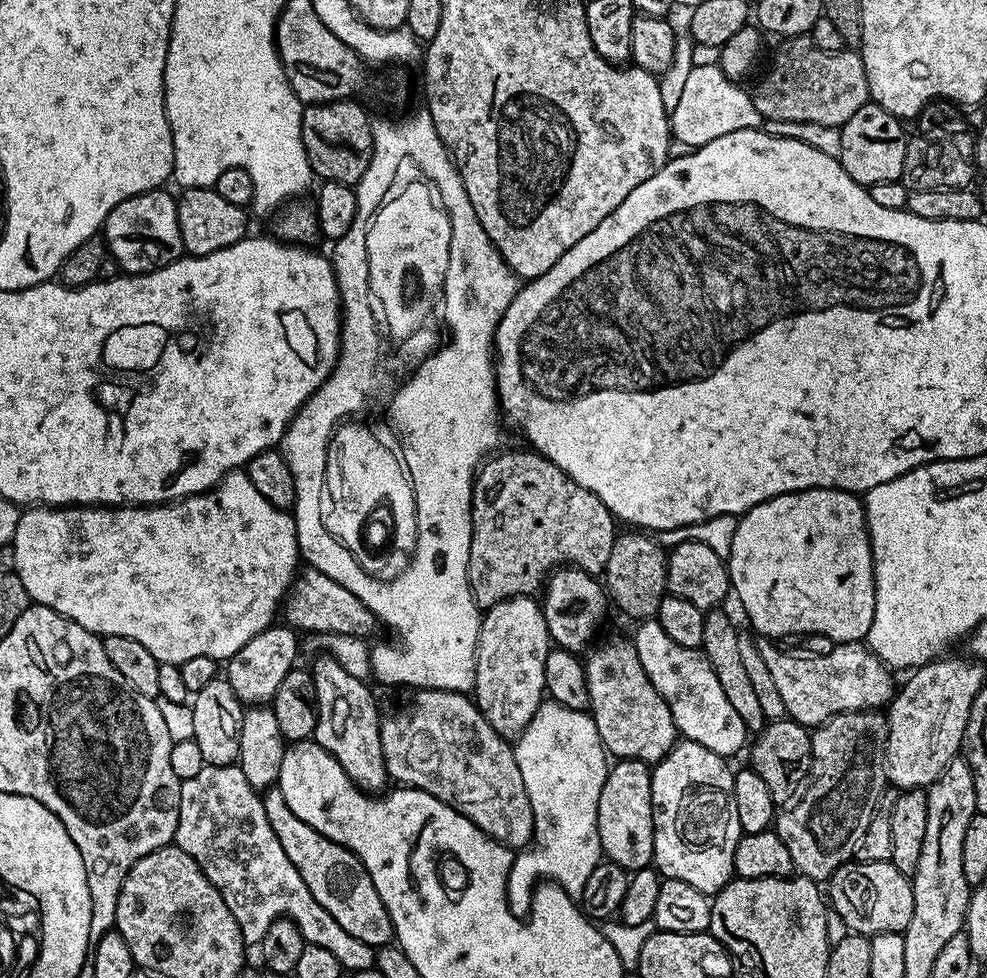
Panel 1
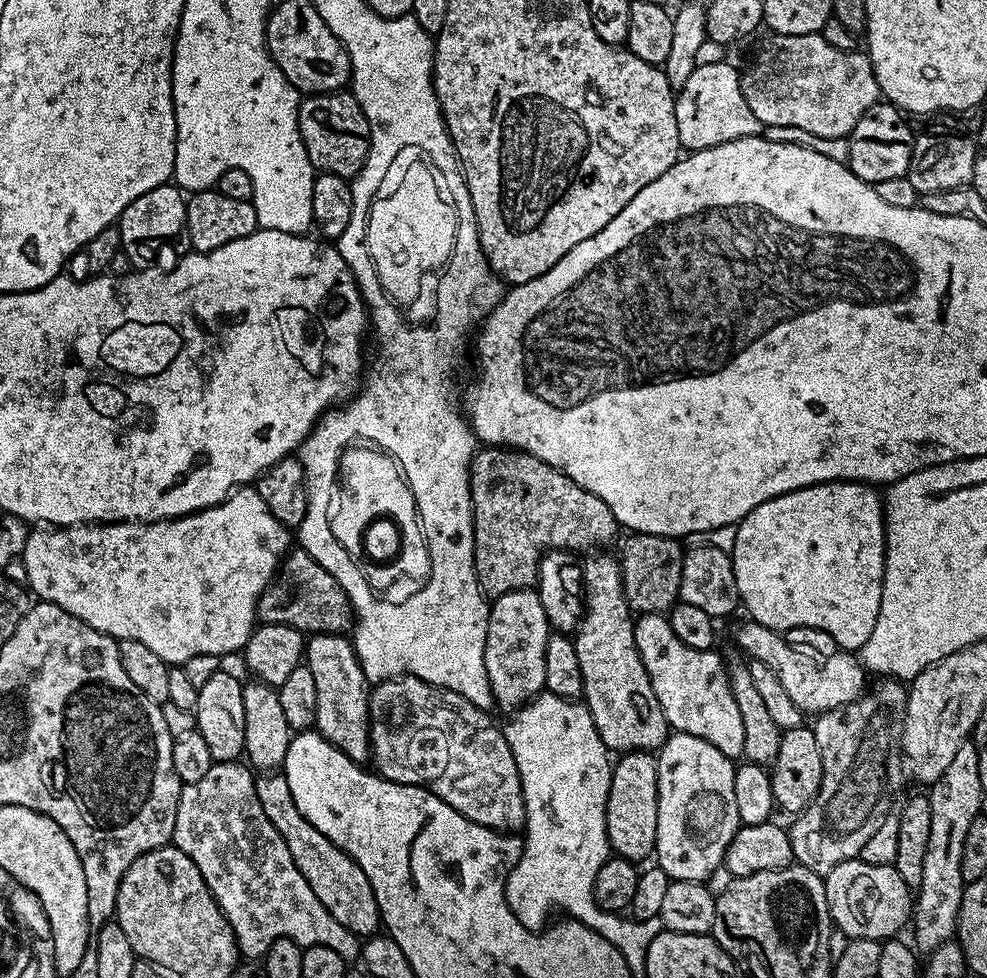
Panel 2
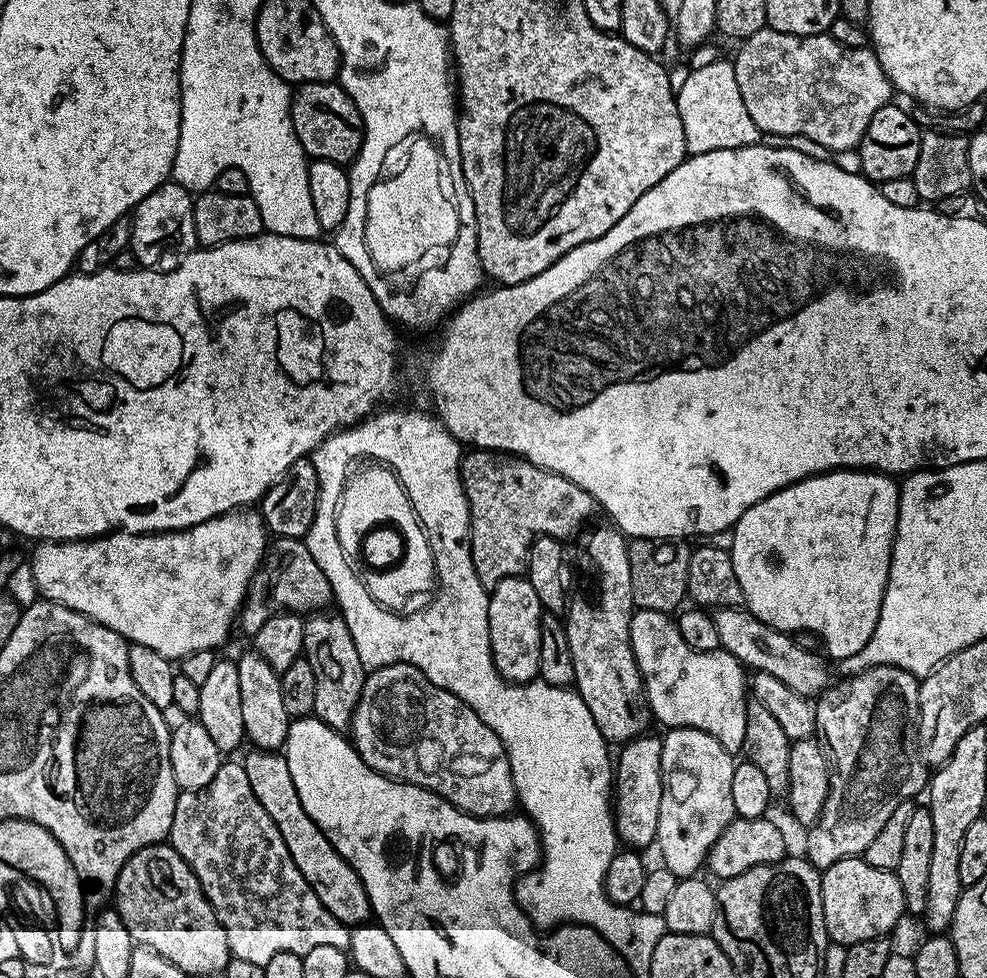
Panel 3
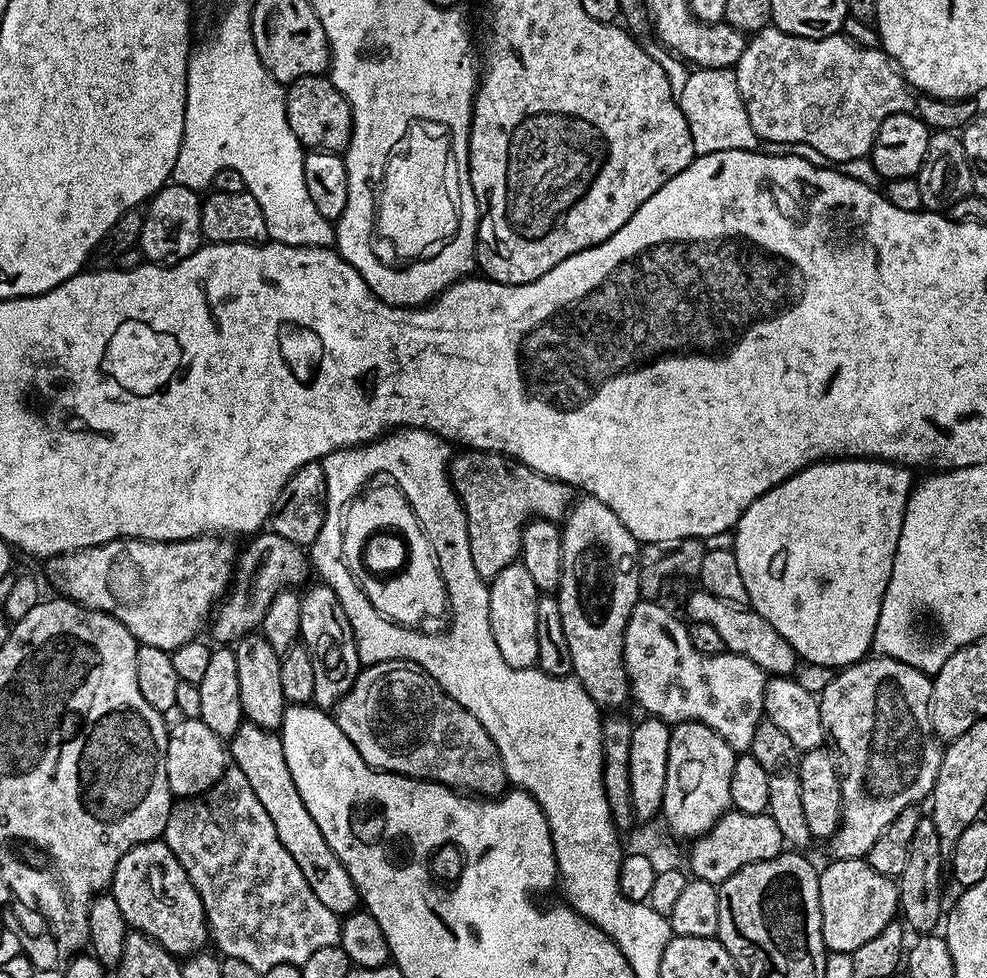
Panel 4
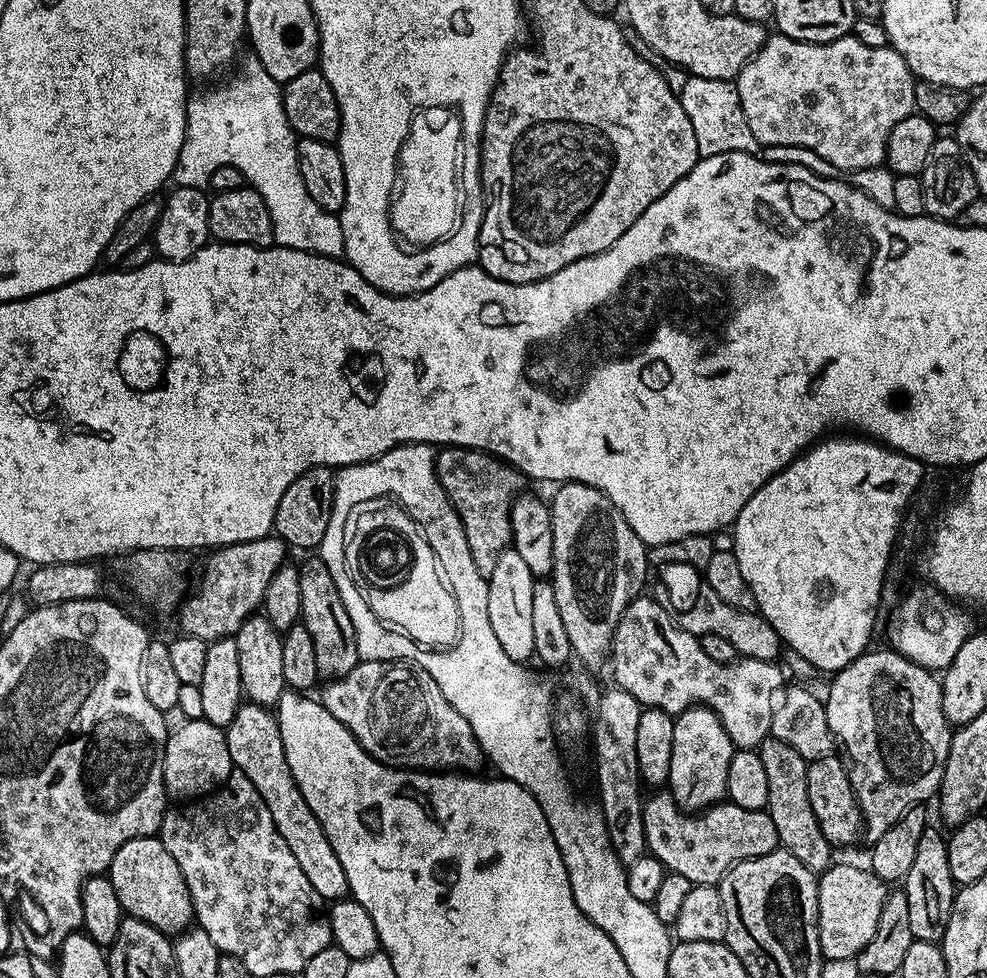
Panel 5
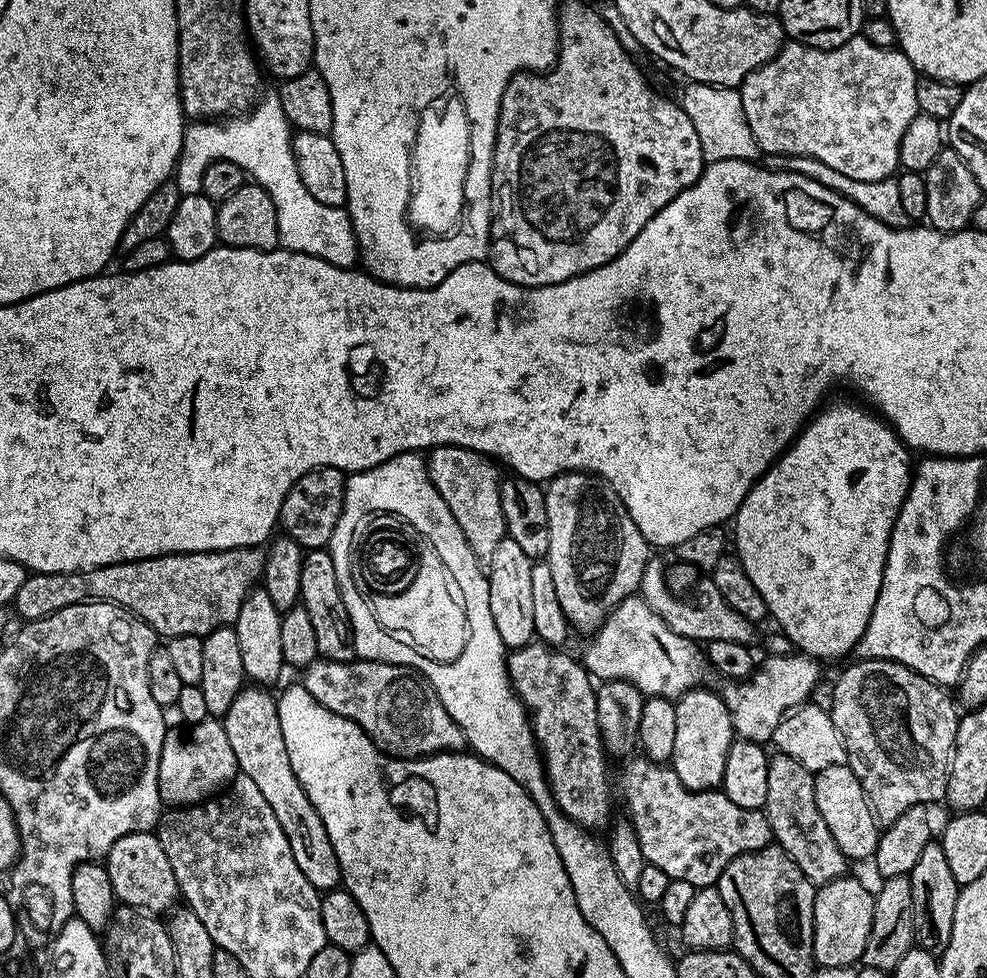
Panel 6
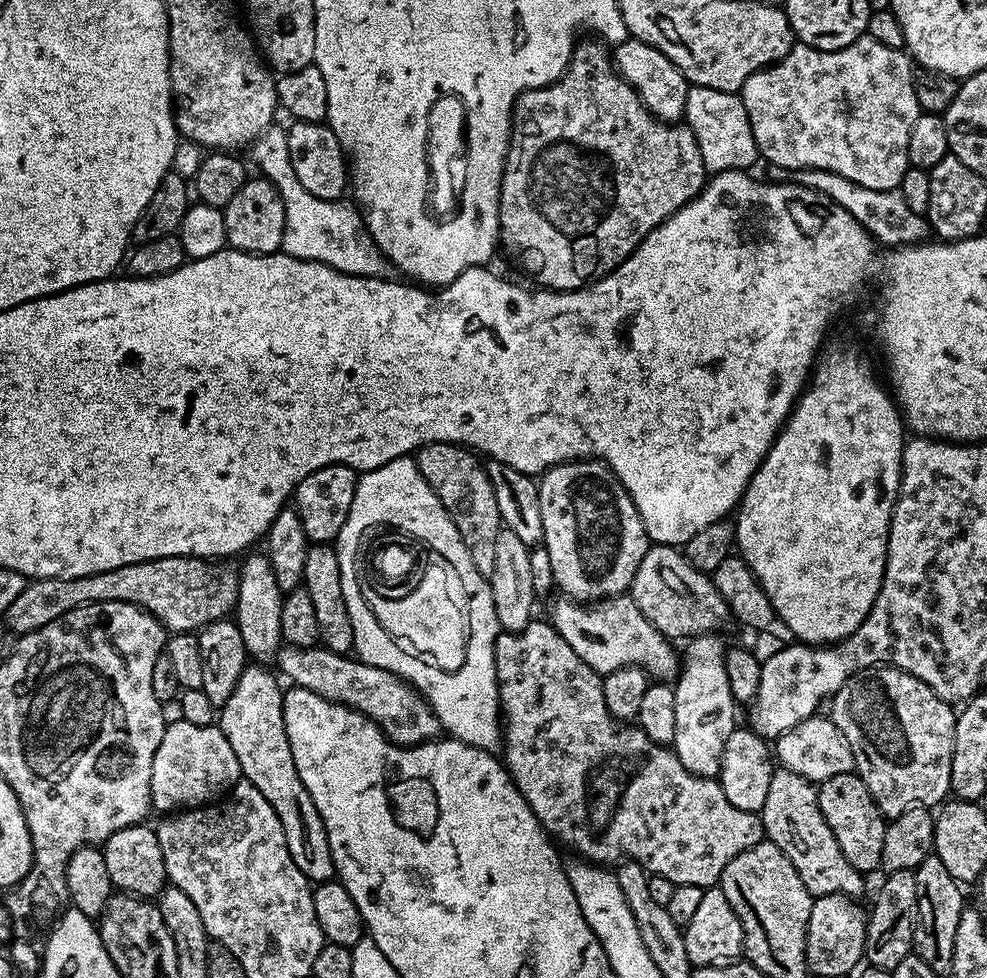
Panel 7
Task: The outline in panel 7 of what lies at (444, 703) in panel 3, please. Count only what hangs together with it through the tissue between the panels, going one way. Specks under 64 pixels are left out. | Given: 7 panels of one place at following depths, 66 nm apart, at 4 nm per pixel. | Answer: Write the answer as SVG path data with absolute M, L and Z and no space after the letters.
M323 646L314 648L281 647L276 654L274 664L275 667L280 667L281 673L279 672L279 675L285 681L287 681L286 679L292 680L288 682L291 682L295 687L305 688L330 702L344 704L356 712L361 712L363 716L374 721L380 727L380 731L394 744L403 744L405 746L422 744L425 740L435 740L441 735L440 720L432 712L428 701L412 685L404 680L399 680L394 674L390 674L390 670L382 670L378 666L363 664L358 658L353 658L348 654L332 652L329 648Z

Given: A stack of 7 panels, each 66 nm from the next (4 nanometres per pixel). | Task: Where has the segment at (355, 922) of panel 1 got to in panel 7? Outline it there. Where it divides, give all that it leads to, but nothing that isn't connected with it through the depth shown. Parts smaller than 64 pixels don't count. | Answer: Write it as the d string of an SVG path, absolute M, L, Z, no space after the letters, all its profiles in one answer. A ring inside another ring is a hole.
M246 666L234 694L218 712L218 727L224 731L234 754L238 754L238 766L243 779L248 780L274 806L274 814L282 822L286 834L286 846L294 866L302 870L309 882L323 882L336 876L334 858L330 854L330 842L326 830L290 754L290 742L284 729L284 692L281 681L271 676L264 666ZM256 667L256 668L252 668ZM276 680L277 681L276 681ZM280 683L280 684L279 684Z

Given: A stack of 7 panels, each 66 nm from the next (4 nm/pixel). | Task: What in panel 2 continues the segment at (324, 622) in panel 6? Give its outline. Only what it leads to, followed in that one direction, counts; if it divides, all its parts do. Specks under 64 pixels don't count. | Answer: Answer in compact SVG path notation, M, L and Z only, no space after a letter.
M317 632L306 640L306 663L314 674L318 693L318 714L315 731L325 736L342 754L352 760L369 759L372 742L368 739L368 697L370 685L364 676L360 659L356 657L353 641L347 635L334 632Z

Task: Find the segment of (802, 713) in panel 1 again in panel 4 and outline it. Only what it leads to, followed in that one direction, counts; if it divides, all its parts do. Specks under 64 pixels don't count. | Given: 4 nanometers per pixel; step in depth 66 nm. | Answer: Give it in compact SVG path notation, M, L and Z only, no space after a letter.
M696 590L696 593L688 600L688 616L691 622L708 622L714 626L715 632L722 637L725 649L742 658L750 658L754 666L758 666L768 676L792 676L795 673L798 657L796 651L751 607L736 608L730 602L722 602L722 598L714 598L714 594L703 590Z

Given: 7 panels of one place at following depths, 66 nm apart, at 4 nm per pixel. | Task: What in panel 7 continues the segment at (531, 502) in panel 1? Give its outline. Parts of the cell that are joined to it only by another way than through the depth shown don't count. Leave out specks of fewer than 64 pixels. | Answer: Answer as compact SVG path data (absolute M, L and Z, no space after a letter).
M427 444L415 453L414 459L418 470L422 470L422 478L430 482L454 526L458 526L458 534L462 534L462 542L466 542L474 566L478 566L482 573L491 574L494 570L494 542L498 542L502 525L498 501L494 499L494 486L490 486L488 470L481 457L459 444Z

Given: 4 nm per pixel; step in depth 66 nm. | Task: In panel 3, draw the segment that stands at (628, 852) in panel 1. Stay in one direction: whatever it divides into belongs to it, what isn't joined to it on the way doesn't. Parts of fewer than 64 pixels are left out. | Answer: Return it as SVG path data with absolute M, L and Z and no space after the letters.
M645 734L627 741L619 749L620 757L614 760L614 815L616 835L621 845L632 850L644 850L647 844L656 844L658 834L658 813L662 811L662 744L659 735Z

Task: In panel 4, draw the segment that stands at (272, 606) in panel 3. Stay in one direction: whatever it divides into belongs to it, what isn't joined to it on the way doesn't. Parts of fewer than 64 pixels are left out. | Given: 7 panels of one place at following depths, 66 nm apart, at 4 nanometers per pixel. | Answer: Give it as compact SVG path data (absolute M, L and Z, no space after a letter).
M271 530L253 535L248 542L245 548L239 549L232 583L210 621L211 639L220 646L235 645L242 637L253 635L259 629L262 618L266 618L266 610L270 610L277 594L299 589L299 584L309 583L310 556L301 545Z

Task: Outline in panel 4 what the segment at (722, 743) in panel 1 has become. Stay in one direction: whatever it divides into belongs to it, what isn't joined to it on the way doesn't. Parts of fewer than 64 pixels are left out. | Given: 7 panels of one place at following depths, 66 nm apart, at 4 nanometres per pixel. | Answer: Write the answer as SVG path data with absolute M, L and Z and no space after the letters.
M641 599L630 614L630 622L624 635L624 665L628 671L631 695L645 709L647 715L657 716L669 726L698 722L710 726L737 754L749 751L754 742L754 730L758 730L764 714L764 691L768 676L750 658L742 658L727 650L711 656L698 654L690 642L688 624L679 620L668 608L663 608L656 600Z

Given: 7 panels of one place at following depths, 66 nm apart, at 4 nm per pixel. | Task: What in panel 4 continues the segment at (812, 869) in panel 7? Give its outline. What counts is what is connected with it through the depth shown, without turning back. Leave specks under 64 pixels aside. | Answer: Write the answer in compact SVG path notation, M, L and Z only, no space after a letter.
M766 718L761 720L758 730L754 730L754 742L750 754L758 758L762 770L766 770L766 779L770 785L768 812L778 822L778 830L782 830L785 845L796 850L804 850L808 843L813 843L810 826L806 826L806 814L802 814L802 782L798 782L798 770L802 753L796 749L794 742L774 722Z

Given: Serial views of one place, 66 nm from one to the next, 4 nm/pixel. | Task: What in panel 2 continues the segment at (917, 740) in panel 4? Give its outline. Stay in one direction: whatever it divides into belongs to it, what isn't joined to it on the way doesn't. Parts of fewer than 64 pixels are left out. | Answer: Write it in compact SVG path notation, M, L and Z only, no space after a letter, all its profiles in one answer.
M880 678L875 682L877 684L873 688L871 685L854 702L829 712L821 712L815 717L814 731L818 738L818 750L822 754L822 782L815 798L793 819L796 821L788 828L795 863L801 864L803 868L826 874L844 860L857 859L862 846L866 846L870 834L874 834L874 829L878 827L878 822L882 822L889 808L893 807L895 800L892 799L903 786L904 776L906 780L906 768L898 755L898 749L902 745L904 733L908 688L895 678Z

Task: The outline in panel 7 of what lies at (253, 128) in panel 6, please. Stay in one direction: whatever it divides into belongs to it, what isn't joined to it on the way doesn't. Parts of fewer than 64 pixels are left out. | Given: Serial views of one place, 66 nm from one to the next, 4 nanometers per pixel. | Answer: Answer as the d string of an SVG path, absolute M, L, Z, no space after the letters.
M271 126L250 148L253 162L260 167L259 175L270 181L284 199L286 226L282 234L282 251L294 258L322 262L346 274L391 277L394 269L370 238L364 219L360 216L360 209L355 206L343 208L340 200L314 198L314 194L309 194L302 187L302 182L298 182L294 166L290 166L290 152L286 150L287 137L288 133L283 127Z

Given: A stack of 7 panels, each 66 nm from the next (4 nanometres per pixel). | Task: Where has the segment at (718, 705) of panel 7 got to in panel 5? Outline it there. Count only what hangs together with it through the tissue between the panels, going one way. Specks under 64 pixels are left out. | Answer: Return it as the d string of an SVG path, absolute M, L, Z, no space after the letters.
M703 706L688 708L675 717L674 750L670 753L670 774L666 788L672 793L676 805L689 814L696 814L714 804L721 803L728 795L728 775L733 751L734 745L730 734L726 734L718 714L714 714L709 708Z

